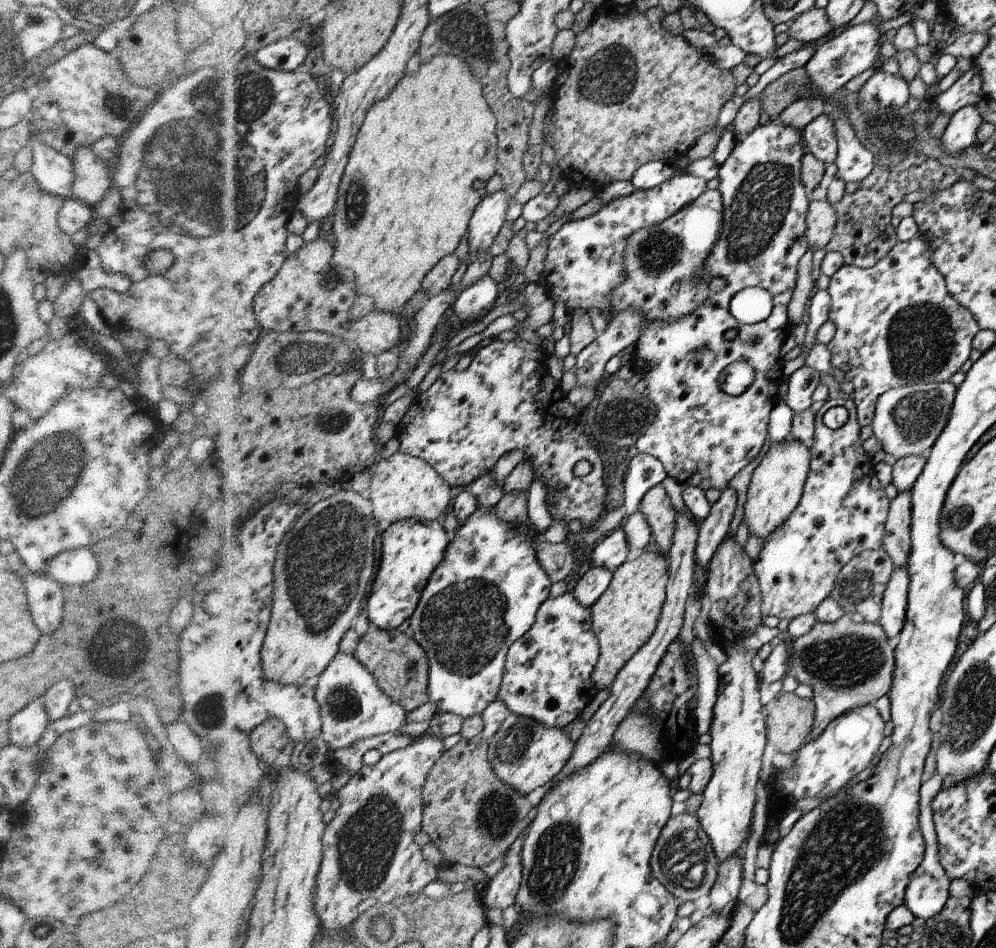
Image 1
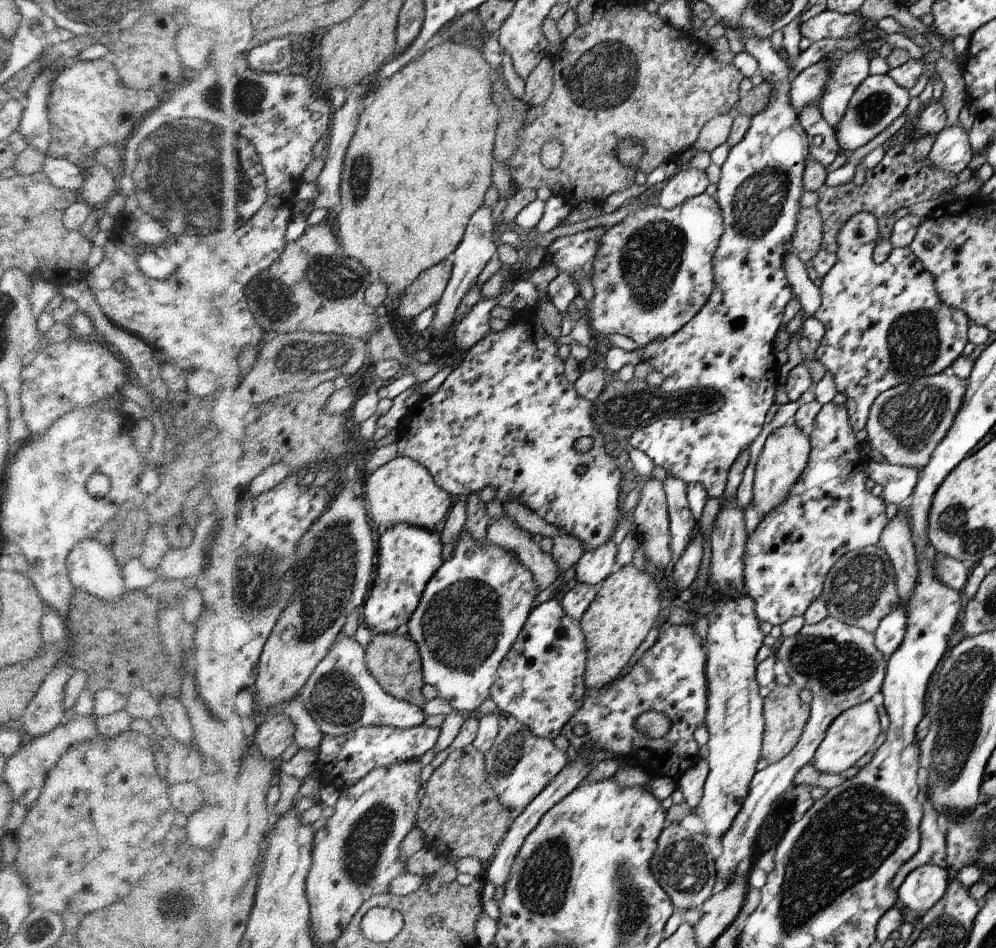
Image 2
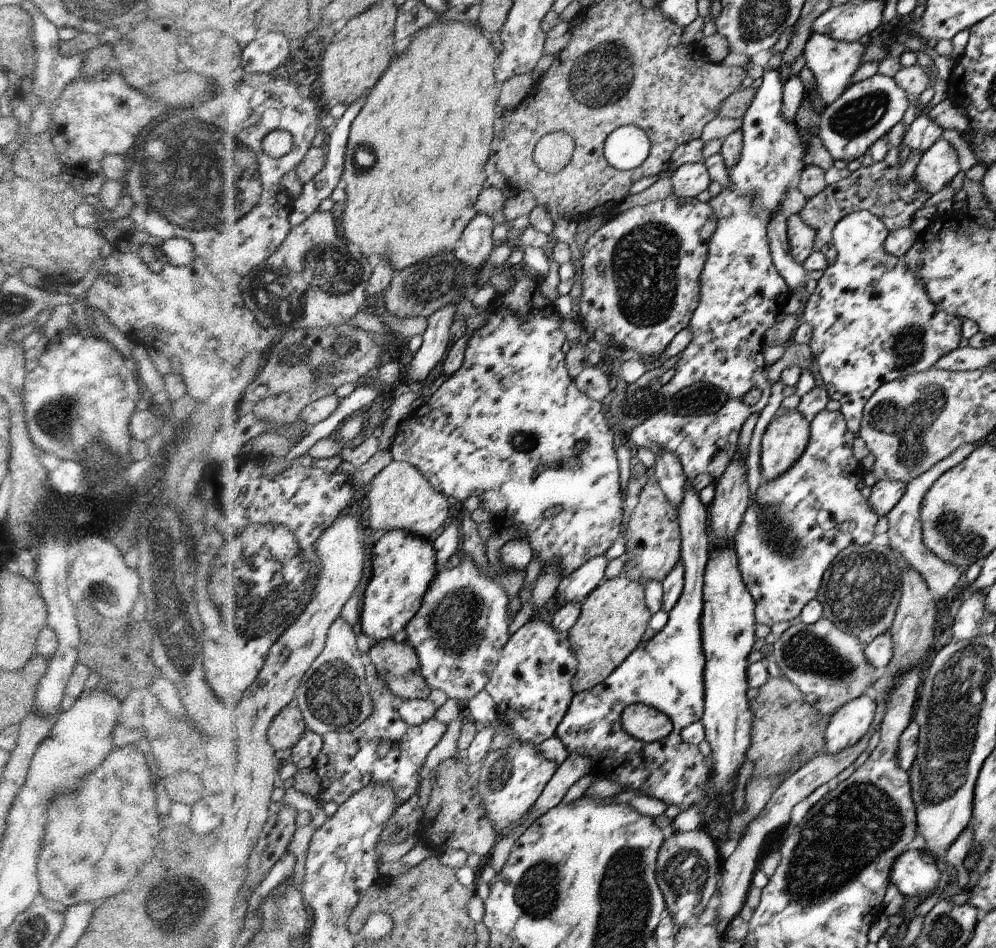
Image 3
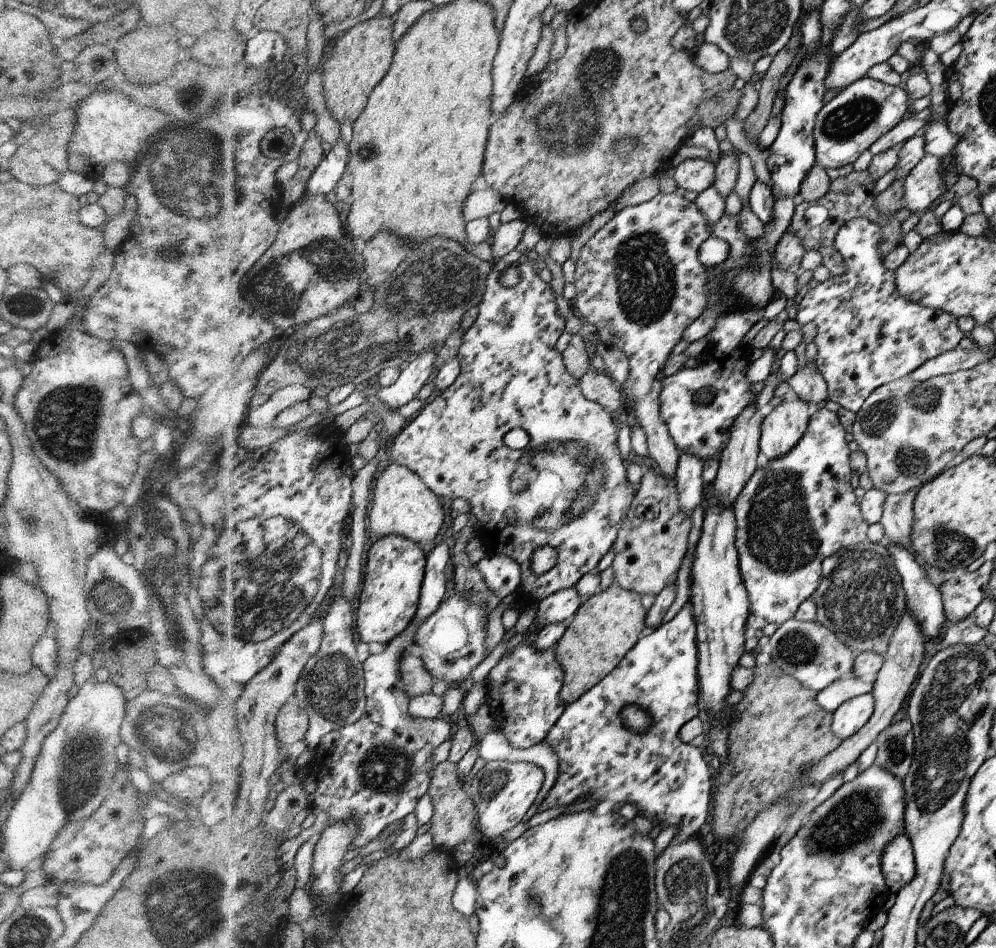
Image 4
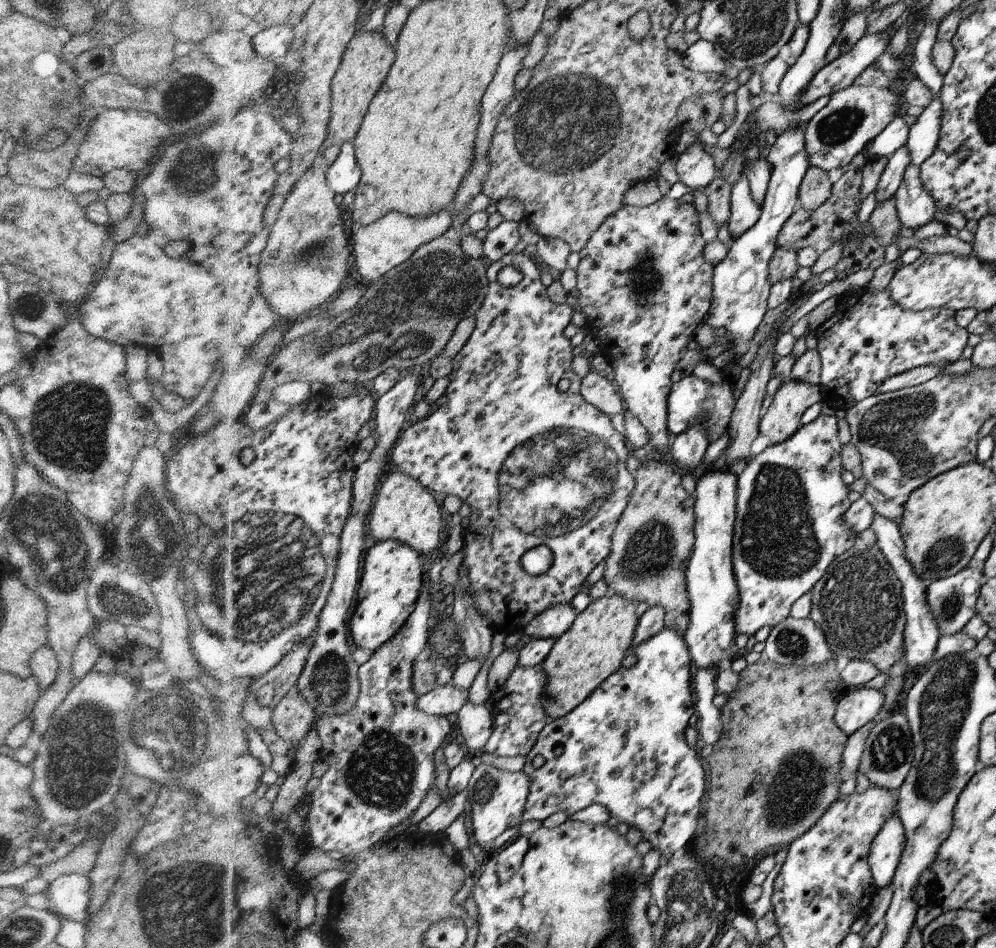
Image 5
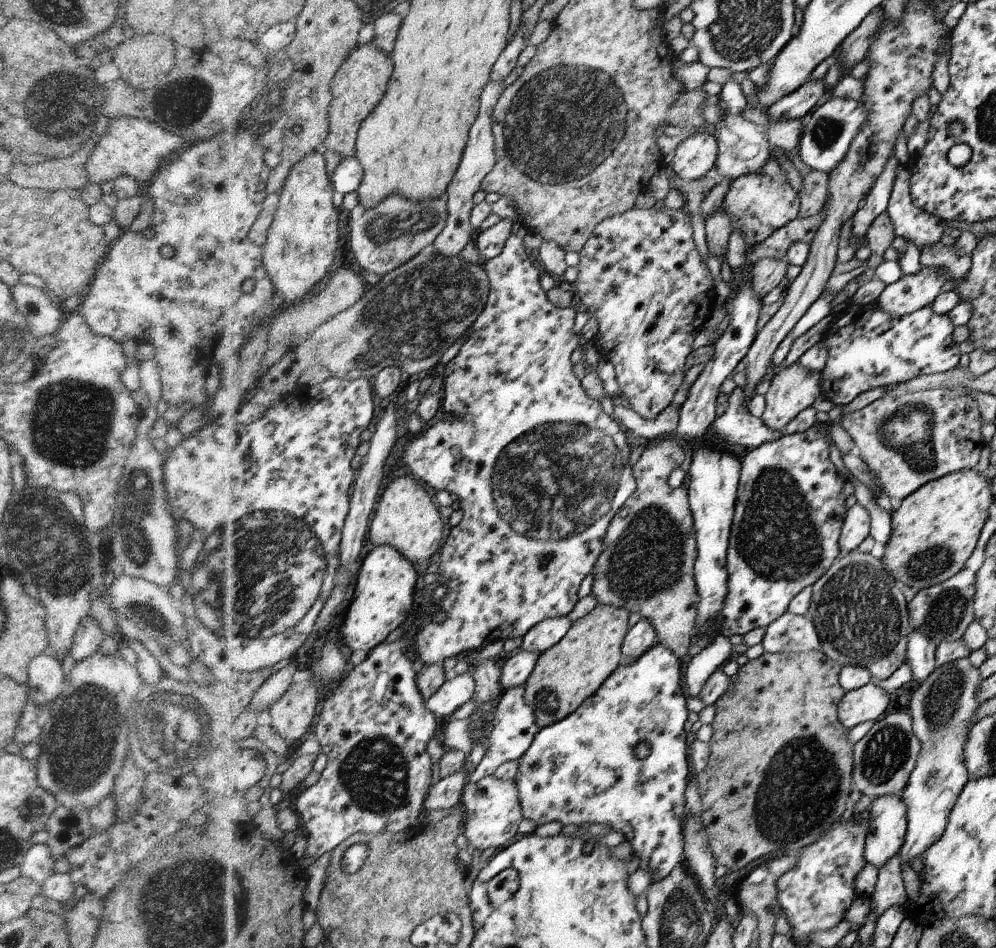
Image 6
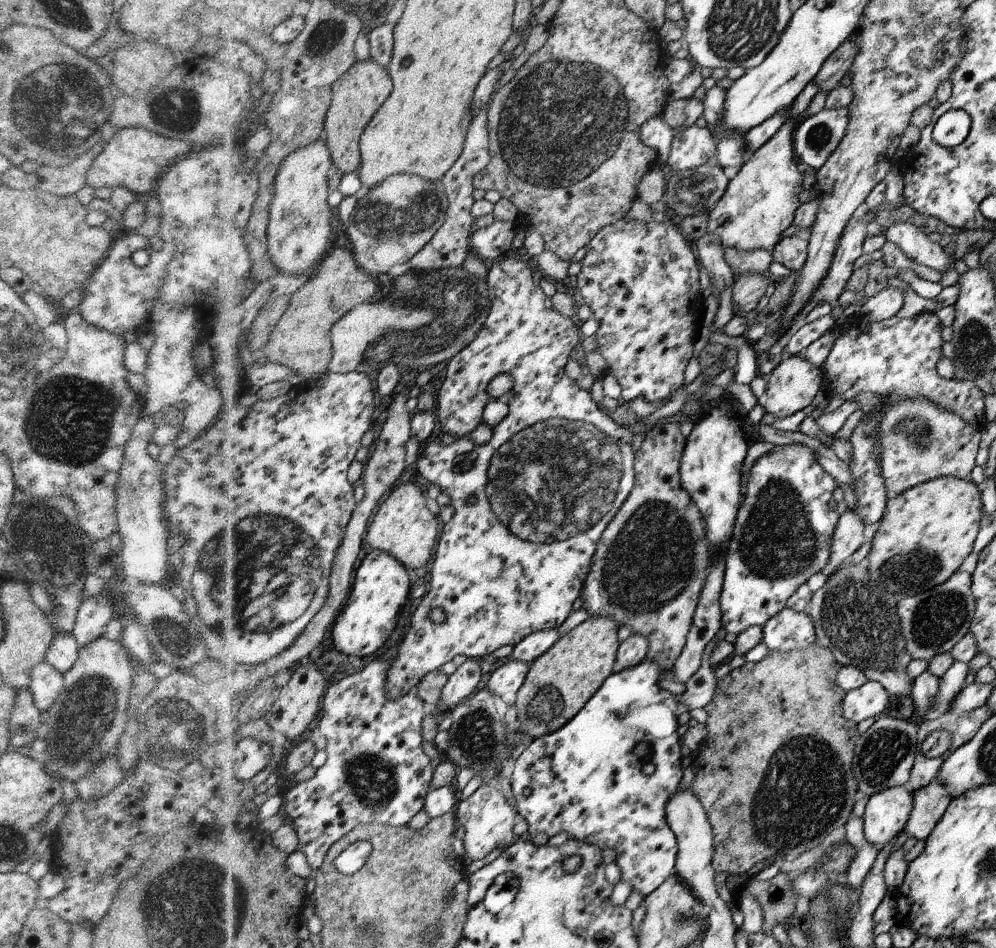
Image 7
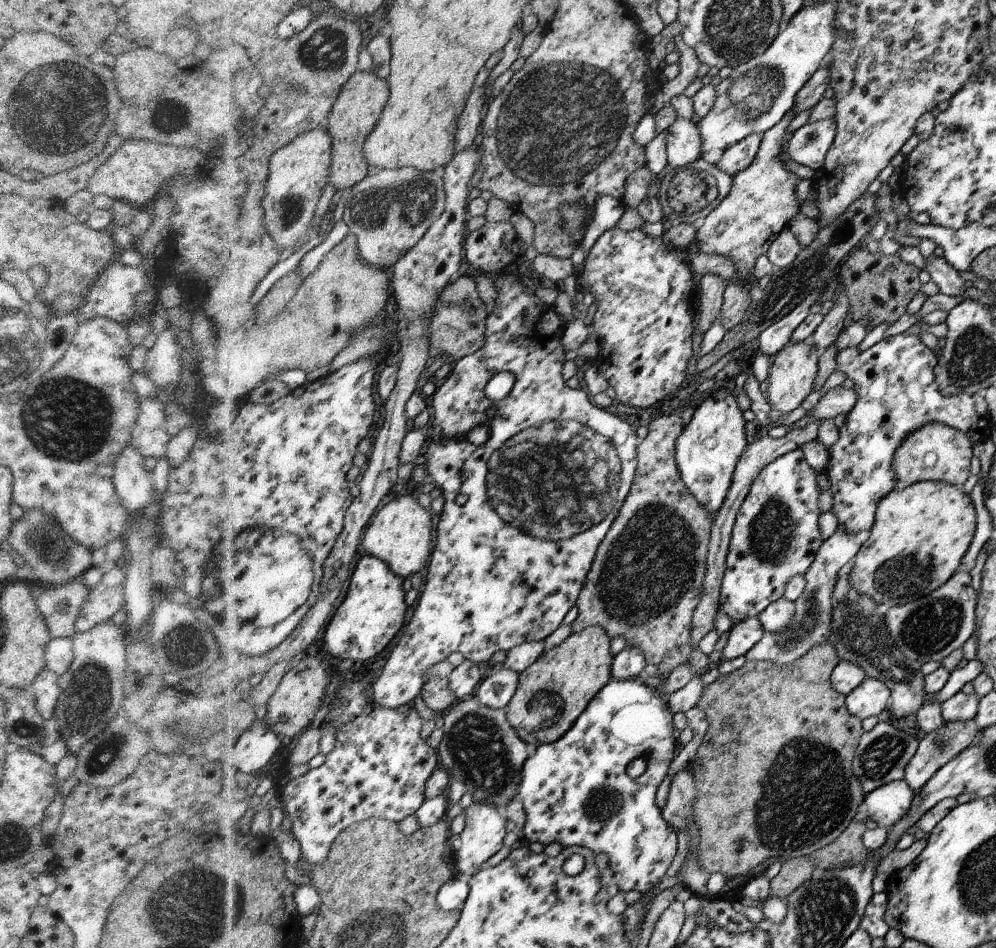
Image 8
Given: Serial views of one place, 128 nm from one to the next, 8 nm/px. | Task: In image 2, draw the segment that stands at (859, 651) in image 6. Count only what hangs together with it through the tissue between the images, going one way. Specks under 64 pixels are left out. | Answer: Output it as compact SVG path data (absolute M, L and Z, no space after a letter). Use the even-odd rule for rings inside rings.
M879 544L842 556L828 571L820 599L826 603L829 616L844 624L856 625L866 632L875 633L882 618L901 603L896 588L896 572L887 551Z

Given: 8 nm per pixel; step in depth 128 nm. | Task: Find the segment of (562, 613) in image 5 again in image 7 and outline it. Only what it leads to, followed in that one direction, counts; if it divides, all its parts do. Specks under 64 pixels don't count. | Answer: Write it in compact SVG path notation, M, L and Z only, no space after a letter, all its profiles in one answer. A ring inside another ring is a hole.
M545 629L544 631L534 632L523 642L513 646L510 656L513 661L521 661L532 664L544 652L547 652L561 638L558 629Z

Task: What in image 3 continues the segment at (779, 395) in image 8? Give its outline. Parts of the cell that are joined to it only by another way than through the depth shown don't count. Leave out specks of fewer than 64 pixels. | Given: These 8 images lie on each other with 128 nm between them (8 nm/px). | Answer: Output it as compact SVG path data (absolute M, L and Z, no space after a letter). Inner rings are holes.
M797 409L773 418L765 430L760 449L760 464L765 482L790 471L807 450L811 423Z

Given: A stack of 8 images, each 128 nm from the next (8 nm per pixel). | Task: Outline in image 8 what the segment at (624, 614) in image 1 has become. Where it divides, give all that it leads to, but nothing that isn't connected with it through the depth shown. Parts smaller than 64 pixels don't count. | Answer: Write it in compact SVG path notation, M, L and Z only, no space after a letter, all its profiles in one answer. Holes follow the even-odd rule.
M587 627L584 631L573 632L562 644L546 650L534 664L519 674L516 693L506 706L508 723L519 733L520 738L537 748L558 741L571 730L580 714L588 707L590 700L611 682L610 664L612 664L612 652L606 629Z

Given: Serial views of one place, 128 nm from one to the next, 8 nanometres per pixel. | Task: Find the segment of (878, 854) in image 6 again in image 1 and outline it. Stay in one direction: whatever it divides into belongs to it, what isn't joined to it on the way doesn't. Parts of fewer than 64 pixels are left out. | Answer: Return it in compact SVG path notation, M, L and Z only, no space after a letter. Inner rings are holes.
M938 773L932 774L932 778L928 778L924 782L922 796L923 796L923 814L922 814L922 829L923 836L927 839L926 858L922 862L922 866L916 868L914 877L911 879L910 886L907 887L906 898L904 905L910 909L910 912L918 917L923 922L930 920L932 916L936 916L943 910L944 904L950 898L948 894L948 887L950 886L951 877L948 876L947 870L943 867L942 862L939 860L939 841L935 831L933 821L933 810L931 802L934 797L939 793L942 788L942 776Z

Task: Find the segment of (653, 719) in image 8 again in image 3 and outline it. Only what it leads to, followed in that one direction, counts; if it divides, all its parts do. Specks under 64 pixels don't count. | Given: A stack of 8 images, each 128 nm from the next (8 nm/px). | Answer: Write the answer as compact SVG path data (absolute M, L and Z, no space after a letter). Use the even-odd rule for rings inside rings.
M687 480L684 498L680 504L680 530L683 531L683 559L684 586L676 603L676 606L668 612L666 625L653 636L652 639L639 644L634 652L631 652L622 664L603 683L594 688L575 693L570 710L564 715L562 722L555 732L558 740L564 744L568 754L576 756L588 756L592 760L591 772L598 775L599 779L607 778L625 788L626 791L639 791L641 795L652 796L664 802L668 807L675 805L680 813L688 810L692 804L700 806L700 812L704 814L704 784L708 778L708 768L704 764L704 756L700 754L698 745L690 746L682 740L680 732L692 722L700 721L702 708L706 702L706 681L703 674L706 671L706 653L703 651L703 582L707 570L707 562L710 559L711 544L706 532L706 520L709 516L709 507L700 500L700 492L692 488L692 480ZM642 703L656 708L670 718L672 732L654 742L644 742L630 736L621 725L621 716L624 708L630 704Z

